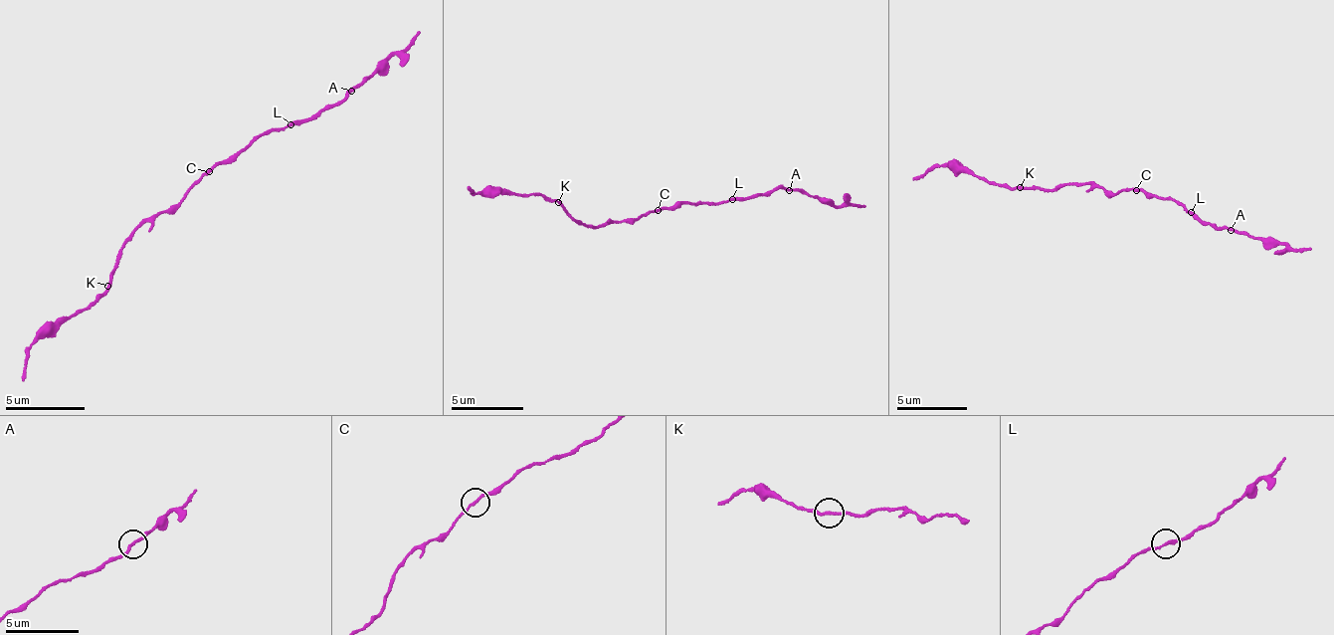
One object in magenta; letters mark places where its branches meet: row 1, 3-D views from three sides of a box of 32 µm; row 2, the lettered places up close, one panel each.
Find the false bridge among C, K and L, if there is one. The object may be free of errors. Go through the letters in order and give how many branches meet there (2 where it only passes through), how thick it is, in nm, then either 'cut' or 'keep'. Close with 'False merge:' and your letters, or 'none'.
C: branches 2; calibre 160 nm; keep
K: branches 2; calibre 180 nm; keep
L: branches 2; calibre 190 nm; cut
False merge: L

